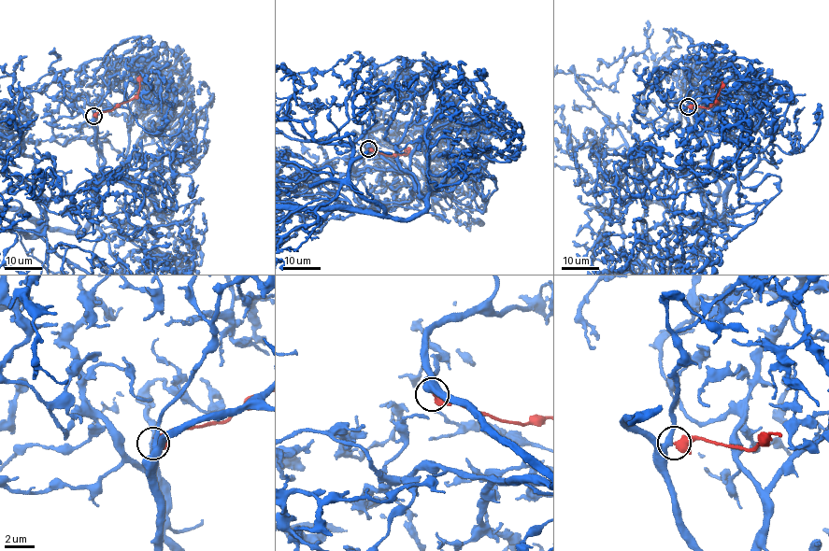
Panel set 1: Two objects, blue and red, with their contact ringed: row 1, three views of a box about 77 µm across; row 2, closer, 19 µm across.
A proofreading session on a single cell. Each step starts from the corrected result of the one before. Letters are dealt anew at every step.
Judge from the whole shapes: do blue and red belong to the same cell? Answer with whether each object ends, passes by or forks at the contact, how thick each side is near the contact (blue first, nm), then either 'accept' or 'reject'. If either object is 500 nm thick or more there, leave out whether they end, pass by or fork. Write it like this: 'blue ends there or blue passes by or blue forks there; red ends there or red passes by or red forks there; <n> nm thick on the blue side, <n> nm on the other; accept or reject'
blue passes by; red ends there; 360 nm thick on the blue side, 480 nm on the other; reject

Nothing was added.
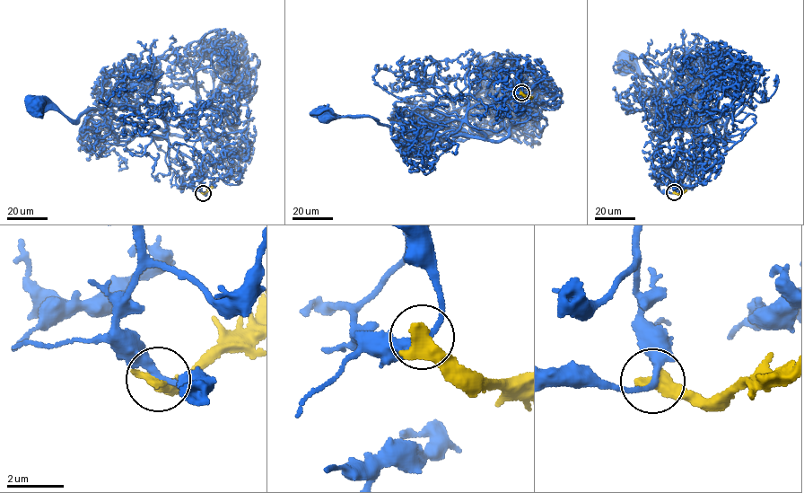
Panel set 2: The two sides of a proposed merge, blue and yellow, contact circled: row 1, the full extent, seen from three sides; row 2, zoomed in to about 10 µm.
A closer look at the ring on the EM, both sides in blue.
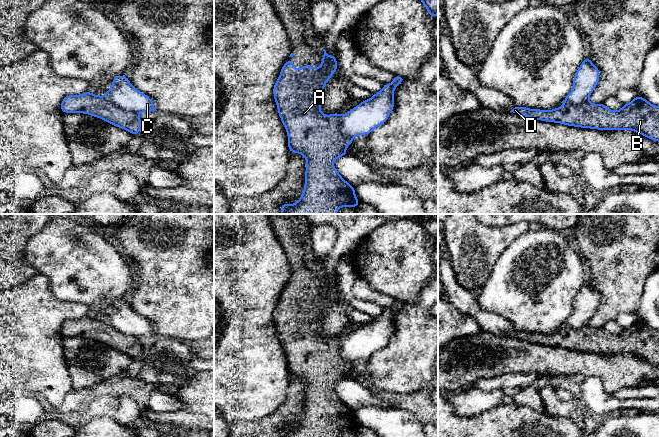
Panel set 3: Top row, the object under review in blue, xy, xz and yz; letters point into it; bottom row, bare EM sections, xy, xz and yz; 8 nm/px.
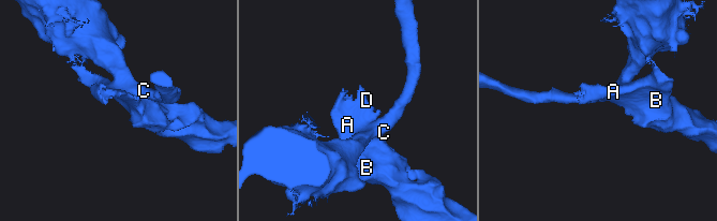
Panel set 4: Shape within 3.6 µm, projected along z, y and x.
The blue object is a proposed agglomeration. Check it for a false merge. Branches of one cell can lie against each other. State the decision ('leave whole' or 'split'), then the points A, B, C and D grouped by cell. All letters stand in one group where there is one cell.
split | A B D / C

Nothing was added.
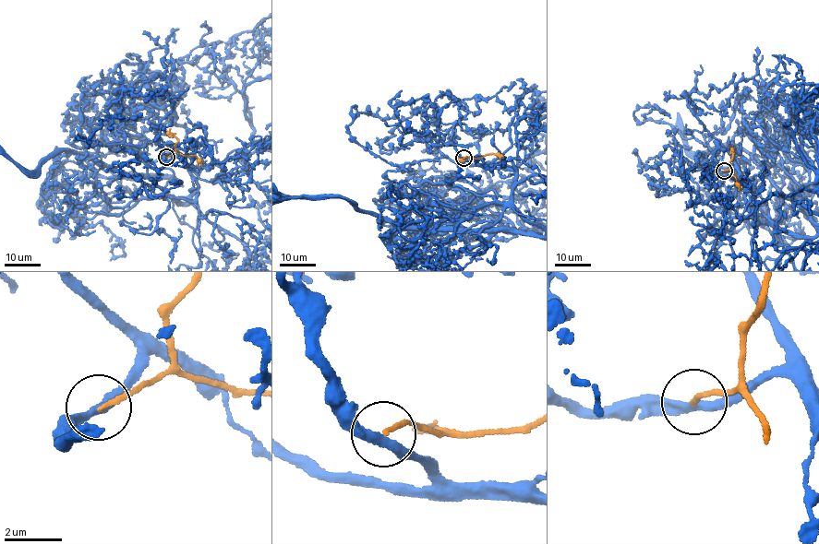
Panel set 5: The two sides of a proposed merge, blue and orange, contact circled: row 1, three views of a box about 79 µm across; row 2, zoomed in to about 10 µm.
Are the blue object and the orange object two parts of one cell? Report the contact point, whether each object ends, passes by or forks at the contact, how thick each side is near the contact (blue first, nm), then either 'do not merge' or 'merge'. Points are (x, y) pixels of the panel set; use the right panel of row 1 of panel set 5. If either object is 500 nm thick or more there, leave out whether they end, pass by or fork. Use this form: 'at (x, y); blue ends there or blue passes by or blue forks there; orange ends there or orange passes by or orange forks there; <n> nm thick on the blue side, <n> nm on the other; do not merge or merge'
at (724, 171); blue passes by; orange ends there; 320 nm thick on the blue side, 140 nm on the other; do not merge

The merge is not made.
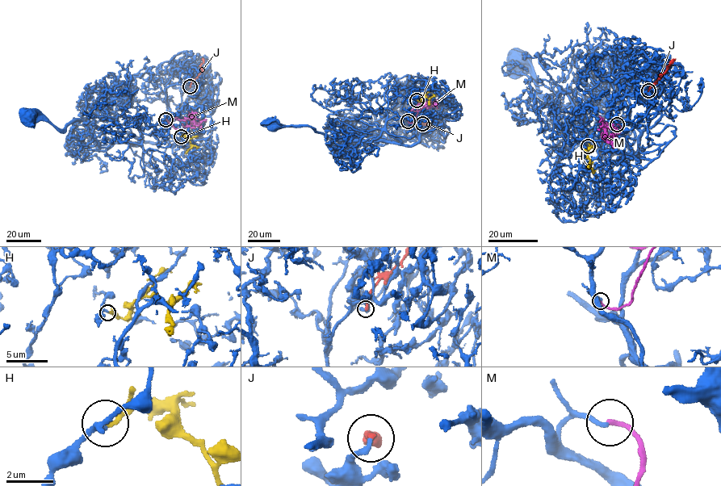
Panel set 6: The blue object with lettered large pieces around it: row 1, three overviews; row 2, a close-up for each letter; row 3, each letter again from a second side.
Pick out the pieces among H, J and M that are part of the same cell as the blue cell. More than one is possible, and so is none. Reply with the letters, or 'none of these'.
H

